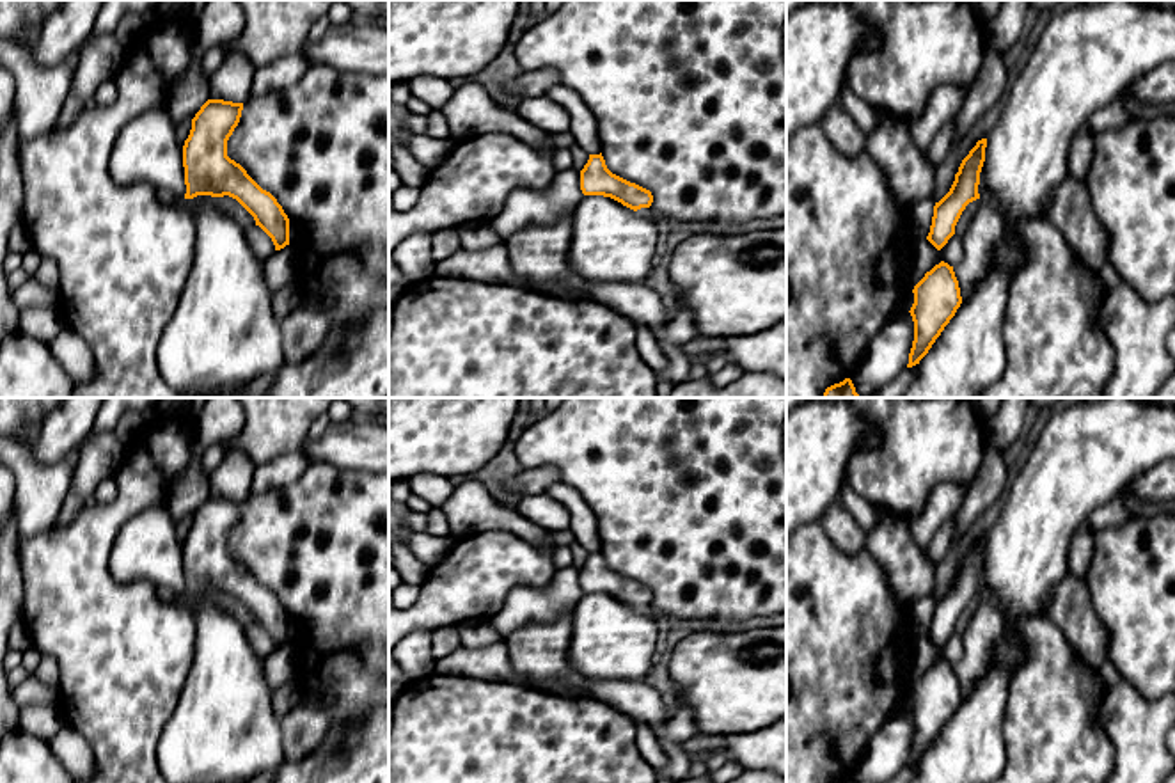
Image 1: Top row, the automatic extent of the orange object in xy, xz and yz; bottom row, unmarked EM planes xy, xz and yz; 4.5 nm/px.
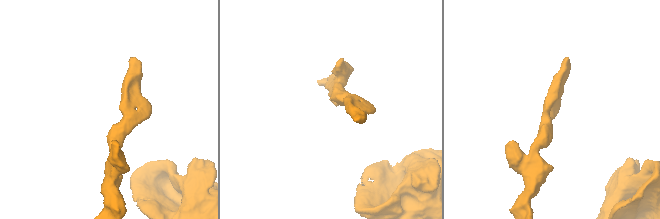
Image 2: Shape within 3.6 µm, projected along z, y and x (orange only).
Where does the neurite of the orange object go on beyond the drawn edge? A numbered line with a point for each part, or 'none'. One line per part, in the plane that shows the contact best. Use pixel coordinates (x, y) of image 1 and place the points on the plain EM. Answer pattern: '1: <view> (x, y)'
none

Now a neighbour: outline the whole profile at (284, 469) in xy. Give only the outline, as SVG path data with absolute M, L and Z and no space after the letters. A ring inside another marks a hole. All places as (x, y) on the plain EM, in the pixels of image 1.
M291 451L261 463L256 469L250 492L263 494L272 488L288 486L295 483L311 465L304 451Z

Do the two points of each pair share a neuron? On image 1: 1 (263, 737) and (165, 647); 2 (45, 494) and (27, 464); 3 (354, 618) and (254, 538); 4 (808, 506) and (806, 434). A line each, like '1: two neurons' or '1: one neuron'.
1: two neurons
2: one neuron
3: one neuron
4: one neuron

